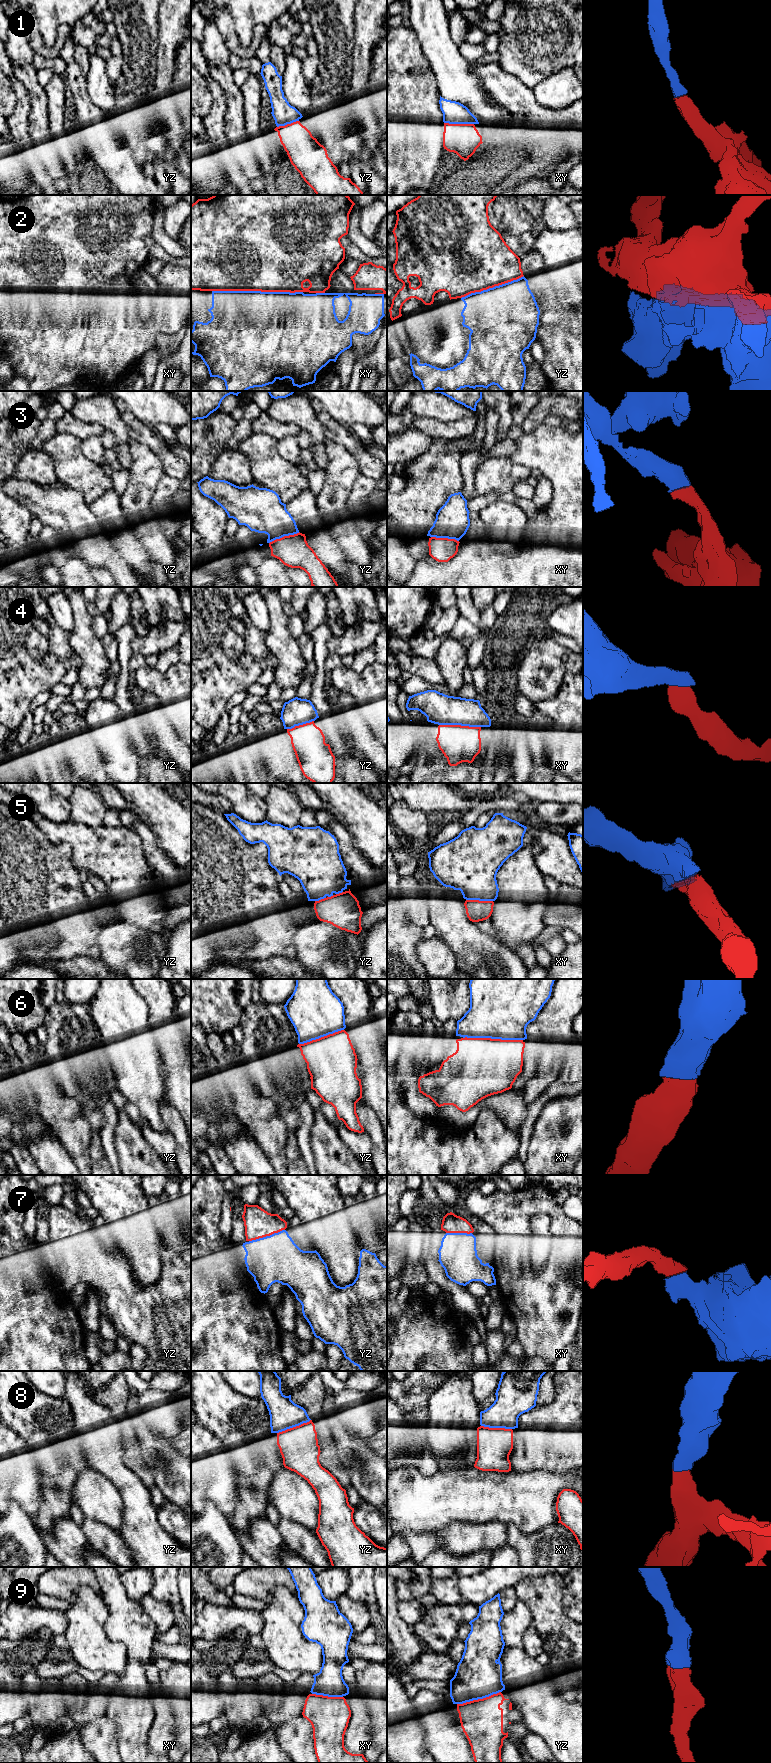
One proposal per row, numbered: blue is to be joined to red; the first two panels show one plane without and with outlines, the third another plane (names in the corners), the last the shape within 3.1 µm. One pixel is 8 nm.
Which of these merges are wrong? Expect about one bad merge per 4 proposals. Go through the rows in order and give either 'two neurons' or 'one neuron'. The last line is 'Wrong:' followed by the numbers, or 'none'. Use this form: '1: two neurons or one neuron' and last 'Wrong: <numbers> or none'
1: one neuron
2: one neuron
3: one neuron
4: one neuron
5: one neuron
6: one neuron
7: one neuron
8: one neuron
9: one neuron
Wrong: none

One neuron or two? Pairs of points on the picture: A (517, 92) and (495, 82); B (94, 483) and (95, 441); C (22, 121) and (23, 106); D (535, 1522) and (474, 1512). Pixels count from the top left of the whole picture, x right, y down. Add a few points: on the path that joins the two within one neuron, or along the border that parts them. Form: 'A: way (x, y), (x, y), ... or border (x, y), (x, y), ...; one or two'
A: way (512, 92), (509, 92), (500, 85); one
B: border (81, 443), (82, 453), (100, 465); two
C: way (22, 117), (22, 110); one
D: way (520, 1512), (489, 1512); one

